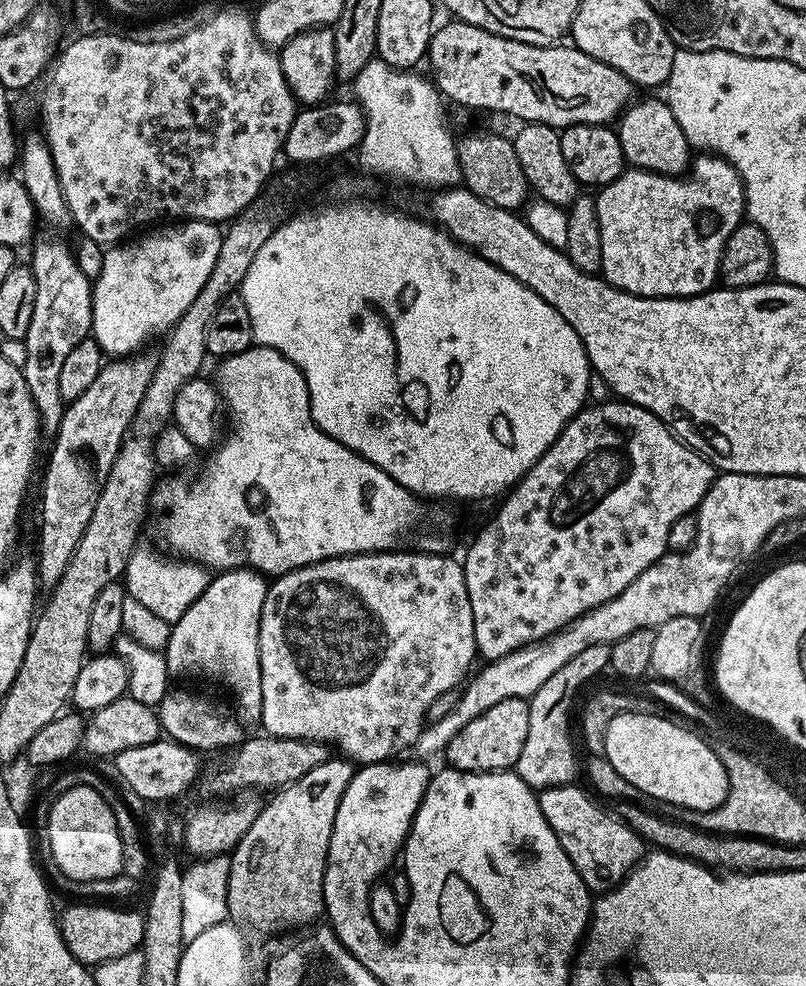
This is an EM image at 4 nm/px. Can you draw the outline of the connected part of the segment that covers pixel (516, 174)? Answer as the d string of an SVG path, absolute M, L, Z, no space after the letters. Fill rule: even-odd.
M476 132L473 136L459 137L456 140L456 161L460 167L463 187L478 194L478 198L499 208L520 210L525 207L530 189L526 174L522 174L522 166L518 163L518 154L514 154L514 146L507 135L504 137L496 132Z

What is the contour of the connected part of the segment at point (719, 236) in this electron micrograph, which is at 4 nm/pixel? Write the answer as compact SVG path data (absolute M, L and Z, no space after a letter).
M700 154L691 161L690 171L684 175L663 176L657 172L647 172L641 168L625 167L624 173L614 182L603 185L595 193L596 213L598 214L598 230L602 234L602 266L600 272L603 279L607 280L612 287L619 292L628 292L632 296L650 296L653 298L683 298L686 296L701 296L709 291L717 283L720 275L720 259L724 253L726 242L730 234L745 219L744 211L744 183L740 181L740 175L734 170L730 161L722 159L715 154Z

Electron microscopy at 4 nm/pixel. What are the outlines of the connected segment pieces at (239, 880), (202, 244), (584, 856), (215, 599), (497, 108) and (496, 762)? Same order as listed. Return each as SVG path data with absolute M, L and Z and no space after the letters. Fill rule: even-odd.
M329 758L326 762L322 762L322 766L318 766L315 770L310 770L310 774L302 774L302 778L298 778L293 784L285 784L283 788L279 789L273 795L276 797L269 804L267 801L261 807L260 813L254 818L254 822L250 826L250 830L246 830L246 834L242 834L242 838L230 853L232 861L230 862L230 882L228 883L228 914L237 925L245 926L244 924L249 924L256 932L284 932L287 928L301 927L300 929L303 929L305 926L319 921L316 919L319 918L320 911L326 908L324 898L324 871L326 870L326 862L328 861L330 830L334 826L334 814L338 810L338 802L350 782L353 771L353 761L347 758Z
M185 219L165 224L165 228L153 227L140 234L145 236L137 235L104 253L101 273L92 286L90 336L105 357L133 355L147 345L144 343L151 336L171 330L186 306L198 298L210 278L210 270L214 270L214 262L218 262L222 232L213 221Z
M575 783L541 788L538 792L540 809L550 822L558 842L562 842L562 850L566 850L566 858L574 862L574 870L586 882L593 893L600 894L609 886L624 879L646 852L644 840L619 816L599 808Z
M230 568L217 571L201 596L171 625L168 646L162 652L168 664L168 671L173 677L205 676L208 680L217 680L218 683L225 684L236 695L234 712L244 726L259 725L262 714L262 670L258 634L268 585L269 581L264 573L257 572L255 568Z
M453 19L451 23L444 24L441 28L439 25L433 31L432 40L428 44L428 55L426 57L426 64L432 67L432 73L430 73L431 79L434 81L441 97L445 101L453 100L454 103L462 104L466 108L481 108L484 112L505 112L508 116L517 116L520 122L545 124L551 128L563 130L575 124L611 125L633 99L632 91L634 91L634 85L632 81L626 79L618 70L614 70L614 66L606 66L606 62L598 62L598 58L590 58L590 54L586 54L574 46L569 46L567 43L565 43L566 45L564 45L564 42L554 44L527 44L526 42L518 42L510 38L502 38L498 34L490 34L486 30L482 30L473 24L468 24L464 20Z
M506 698L498 706L490 706L474 722L466 722L446 749L447 763L463 772L502 772L515 769L518 754L526 746L526 734L530 730L528 700Z

